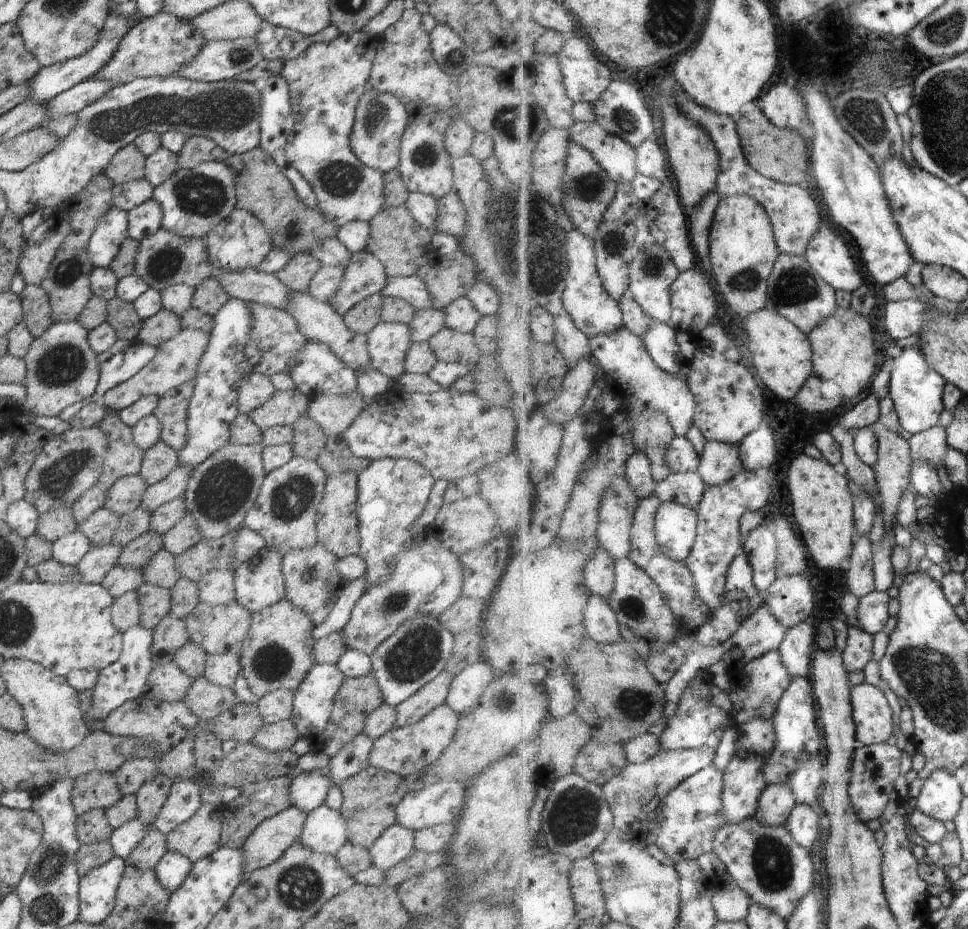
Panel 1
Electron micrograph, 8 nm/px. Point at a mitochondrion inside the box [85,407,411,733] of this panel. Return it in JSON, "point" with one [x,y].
{"point":[226,487]}

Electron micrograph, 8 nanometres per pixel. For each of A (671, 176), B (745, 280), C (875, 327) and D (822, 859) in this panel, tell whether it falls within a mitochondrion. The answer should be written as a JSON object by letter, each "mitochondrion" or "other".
{"A":"other","B":"mitochondrion","C":"other","D":"other"}

